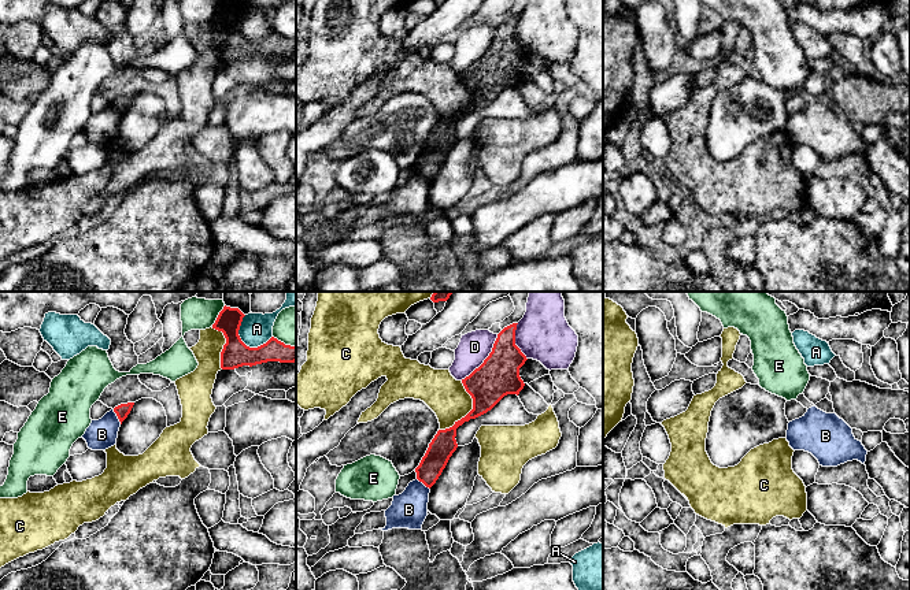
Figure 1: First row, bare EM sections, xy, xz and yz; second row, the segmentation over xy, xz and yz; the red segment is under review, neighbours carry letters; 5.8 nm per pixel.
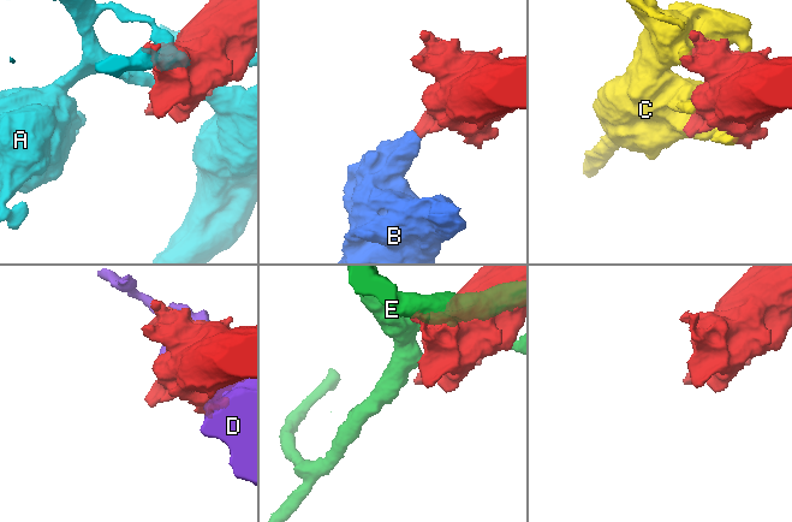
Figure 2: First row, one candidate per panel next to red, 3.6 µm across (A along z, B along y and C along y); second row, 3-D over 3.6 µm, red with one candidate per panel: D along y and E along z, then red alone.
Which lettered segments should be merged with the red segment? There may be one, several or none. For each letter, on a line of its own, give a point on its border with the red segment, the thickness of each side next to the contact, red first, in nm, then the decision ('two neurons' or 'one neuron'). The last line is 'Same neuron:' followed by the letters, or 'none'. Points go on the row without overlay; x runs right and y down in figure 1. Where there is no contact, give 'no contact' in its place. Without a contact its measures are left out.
A: xy (244, 37) | 160/190 nm | two neurons
B: xy (117, 108) | 80/180 nm | two neurons
C: xz (470, 104) | 240/240 nm | two neurons
D: xz (485, 52) | 240/180 nm | two neurons
E: xy (218, 10) | 160/140 nm | two neurons
Same neuron: none

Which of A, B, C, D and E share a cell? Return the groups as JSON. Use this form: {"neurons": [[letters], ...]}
{"neurons": [["A"], ["B"], ["C"], ["D"], ["E"]]}

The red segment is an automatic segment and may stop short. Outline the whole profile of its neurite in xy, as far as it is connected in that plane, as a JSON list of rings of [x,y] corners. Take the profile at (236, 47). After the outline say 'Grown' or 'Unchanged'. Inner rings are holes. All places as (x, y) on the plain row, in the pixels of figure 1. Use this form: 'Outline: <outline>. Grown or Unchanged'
Outline: [[[223,0],[212,18],[212,22],[222,25],[226,31],[221,45],[222,63],[234,63],[243,59],[252,60],[267,55],[296,55],[296,40],[285,38],[274,30],[258,41],[247,40],[238,29],[244,10],[238,1]]]. Unchanged

